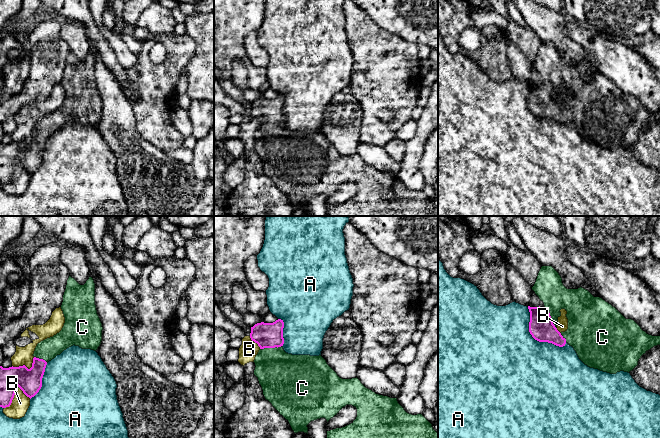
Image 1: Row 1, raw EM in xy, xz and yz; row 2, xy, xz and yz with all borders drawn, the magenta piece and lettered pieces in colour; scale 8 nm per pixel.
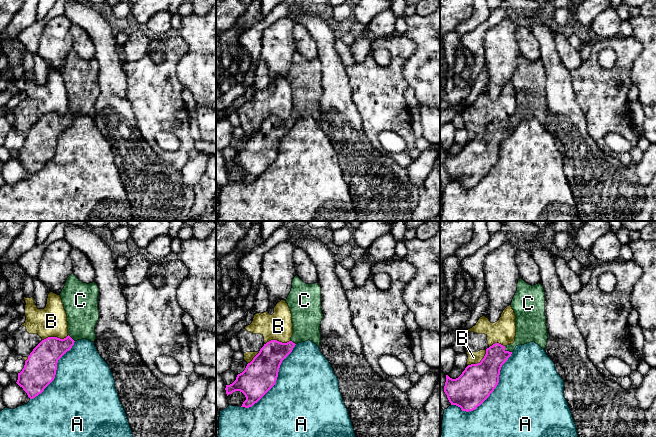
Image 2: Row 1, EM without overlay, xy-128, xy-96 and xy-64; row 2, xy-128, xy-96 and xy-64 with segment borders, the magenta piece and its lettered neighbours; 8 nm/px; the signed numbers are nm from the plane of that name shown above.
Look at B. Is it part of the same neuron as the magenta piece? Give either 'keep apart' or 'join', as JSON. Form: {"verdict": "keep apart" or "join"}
{"verdict": "keep apart"}

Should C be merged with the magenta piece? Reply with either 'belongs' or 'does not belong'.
belongs

